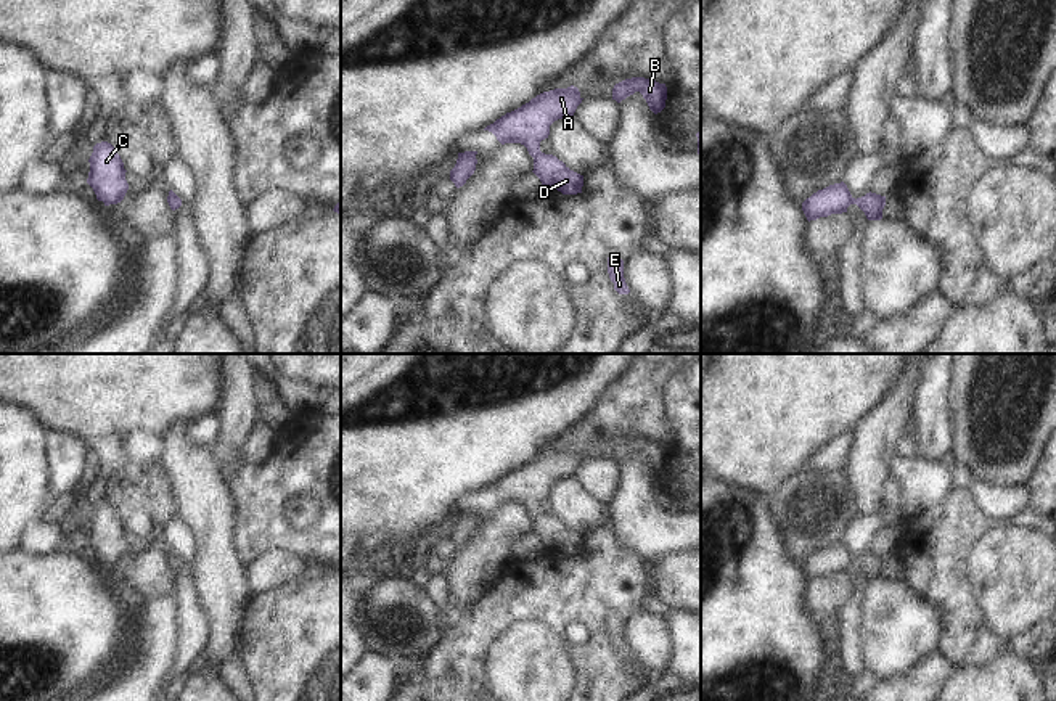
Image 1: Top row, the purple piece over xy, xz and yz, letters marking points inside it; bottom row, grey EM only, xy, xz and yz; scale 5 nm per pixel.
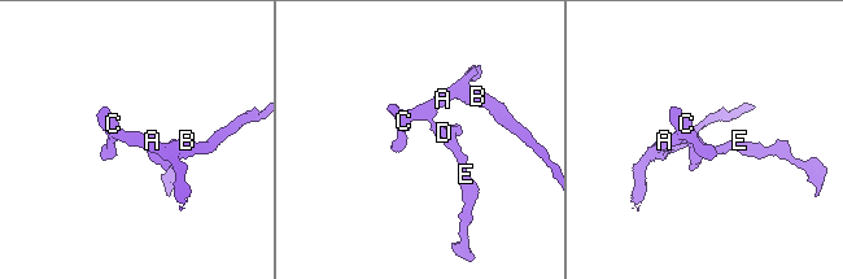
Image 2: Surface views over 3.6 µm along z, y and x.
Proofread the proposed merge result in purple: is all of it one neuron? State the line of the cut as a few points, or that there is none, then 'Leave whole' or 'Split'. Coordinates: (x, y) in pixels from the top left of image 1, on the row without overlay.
No split. Leave whole

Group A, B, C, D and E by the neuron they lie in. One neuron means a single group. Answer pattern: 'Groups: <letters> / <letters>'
Groups: A B C D E

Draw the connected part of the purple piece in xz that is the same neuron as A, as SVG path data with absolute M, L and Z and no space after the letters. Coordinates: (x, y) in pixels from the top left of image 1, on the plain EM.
M574 445L543 452L484 490L492 492L501 505L524 505L534 518L532 532L543 547L553 547L563 555L577 555L582 553L583 535L571 531L556 516L542 513L540 502L548 498L550 486L555 481L574 476L582 460L579 449Z

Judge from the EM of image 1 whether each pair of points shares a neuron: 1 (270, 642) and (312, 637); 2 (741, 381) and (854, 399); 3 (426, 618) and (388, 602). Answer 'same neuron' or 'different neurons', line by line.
1: same neuron
2: same neuron
3: same neuron

